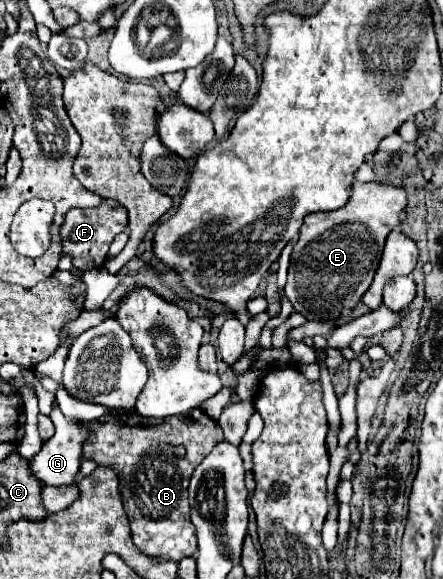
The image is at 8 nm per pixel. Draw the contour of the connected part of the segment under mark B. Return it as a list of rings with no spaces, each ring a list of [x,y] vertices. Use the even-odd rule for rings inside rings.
[[[107,410],[101,420],[87,424],[95,428],[95,434],[91,434],[83,446],[85,456],[93,458],[101,466],[117,470],[123,504],[131,522],[133,544],[155,560],[179,562],[181,558],[197,552],[195,528],[187,518],[187,486],[193,462],[199,466],[215,444],[223,440],[223,430],[201,410],[195,410],[195,416],[197,418],[175,416],[163,420],[161,424],[151,424],[151,420],[145,422],[139,414],[119,416],[115,410]],[[175,444],[183,444],[187,448],[185,458],[175,458],[171,454],[171,446]]]

